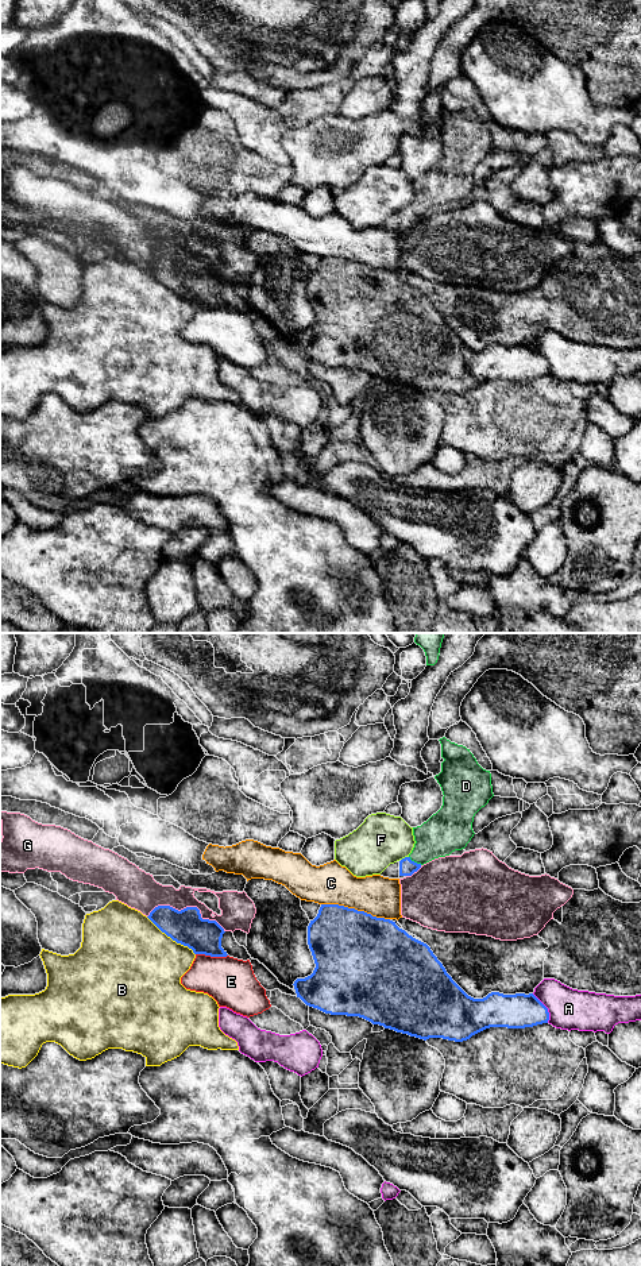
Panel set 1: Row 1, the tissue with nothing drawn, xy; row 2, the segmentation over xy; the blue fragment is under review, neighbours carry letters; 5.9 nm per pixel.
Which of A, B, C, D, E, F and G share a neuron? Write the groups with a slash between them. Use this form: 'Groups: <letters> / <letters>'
Groups: A / B / C E / D / F / G

